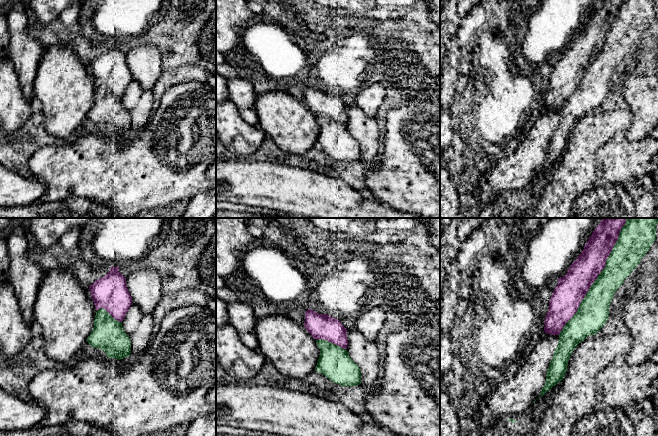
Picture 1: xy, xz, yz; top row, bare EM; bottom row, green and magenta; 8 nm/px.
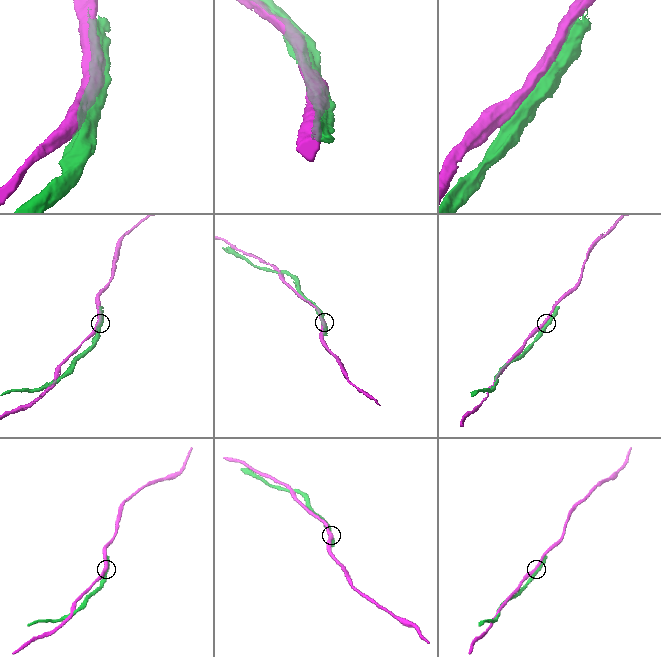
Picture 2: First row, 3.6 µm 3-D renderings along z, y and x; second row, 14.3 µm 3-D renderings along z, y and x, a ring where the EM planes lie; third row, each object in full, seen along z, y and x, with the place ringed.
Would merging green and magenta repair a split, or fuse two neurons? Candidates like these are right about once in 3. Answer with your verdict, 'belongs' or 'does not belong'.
does not belong

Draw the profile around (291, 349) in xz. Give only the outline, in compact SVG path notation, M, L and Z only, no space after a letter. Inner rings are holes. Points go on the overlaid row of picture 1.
M272 314L257 320L258 347L274 368L285 377L304 379L316 372L320 349L303 325Z

